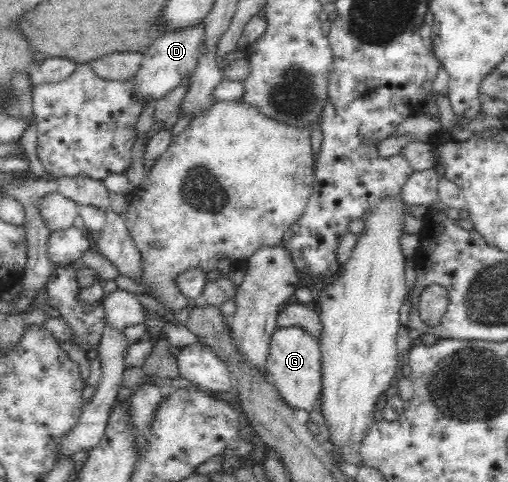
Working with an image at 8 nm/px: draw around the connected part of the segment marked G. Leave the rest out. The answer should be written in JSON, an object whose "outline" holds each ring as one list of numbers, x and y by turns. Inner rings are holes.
{"outline":[[277,326,271,336,267,359,269,379,289,406,311,411,321,389,321,348,317,338,297,326]]}

